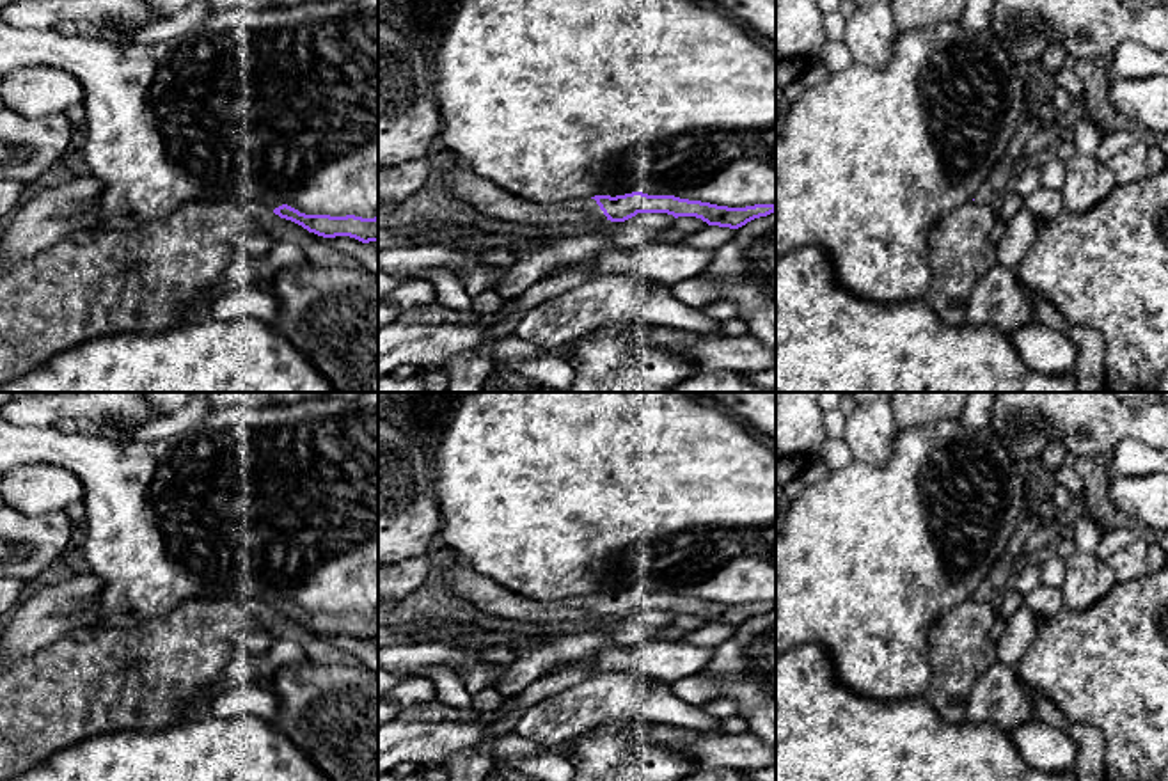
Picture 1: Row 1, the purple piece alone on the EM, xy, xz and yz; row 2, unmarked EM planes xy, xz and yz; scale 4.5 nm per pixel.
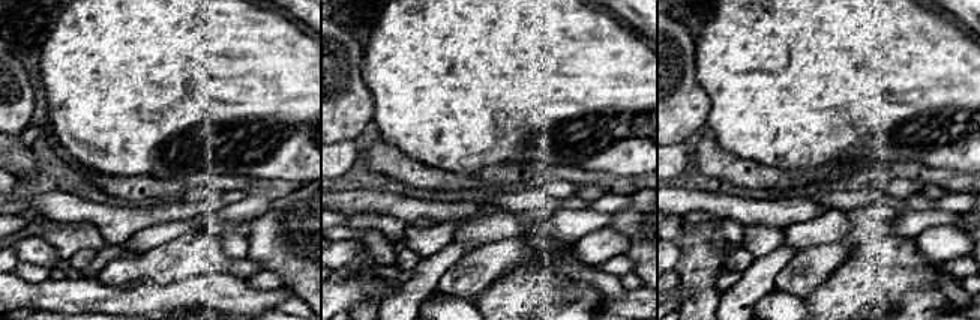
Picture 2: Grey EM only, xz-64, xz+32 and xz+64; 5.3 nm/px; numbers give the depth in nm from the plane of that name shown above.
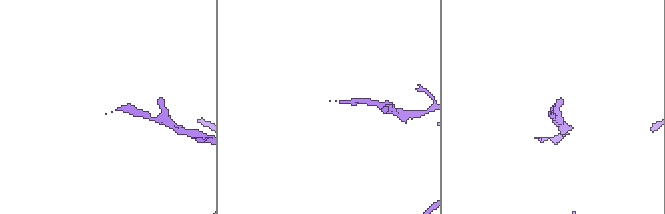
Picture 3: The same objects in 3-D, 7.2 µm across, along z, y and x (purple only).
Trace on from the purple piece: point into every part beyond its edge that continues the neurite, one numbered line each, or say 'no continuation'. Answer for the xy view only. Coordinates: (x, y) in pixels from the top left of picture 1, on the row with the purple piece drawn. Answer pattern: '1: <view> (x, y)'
no continuation

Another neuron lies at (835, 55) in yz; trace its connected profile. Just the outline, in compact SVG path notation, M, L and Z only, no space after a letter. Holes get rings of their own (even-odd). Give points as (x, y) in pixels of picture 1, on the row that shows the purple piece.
M827 39L824 41L818 59L831 73L843 71L856 62L843 41Z

